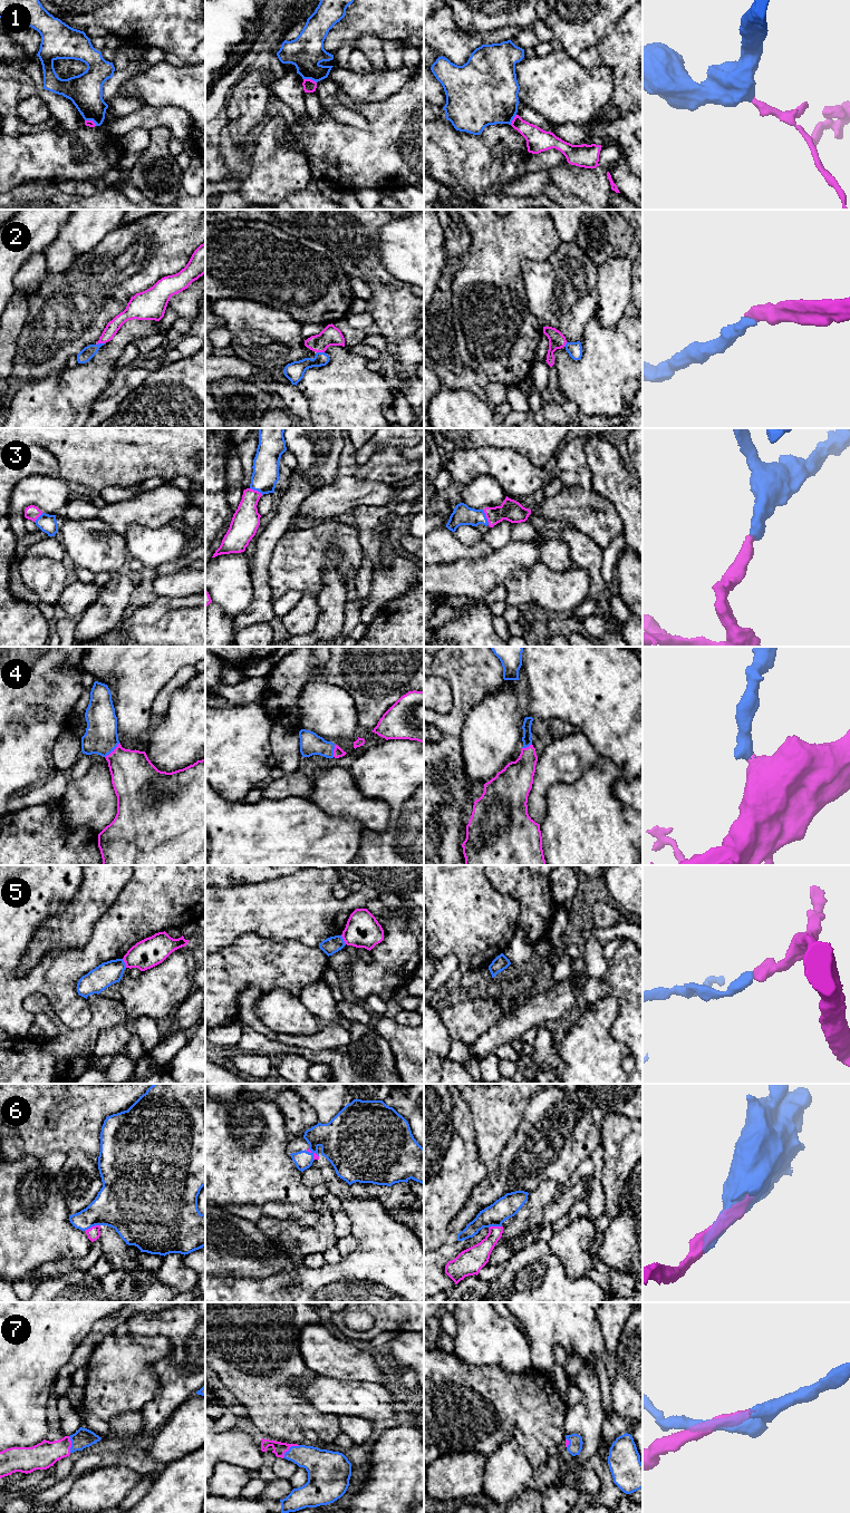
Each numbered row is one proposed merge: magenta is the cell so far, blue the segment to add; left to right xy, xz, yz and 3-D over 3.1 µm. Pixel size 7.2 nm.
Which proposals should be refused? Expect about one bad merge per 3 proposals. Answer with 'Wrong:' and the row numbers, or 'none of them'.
Wrong: 1, 5

